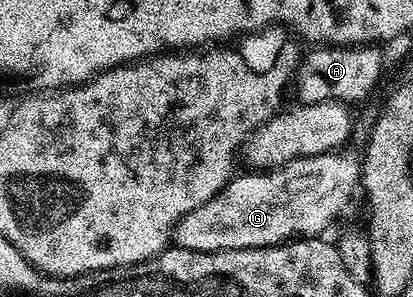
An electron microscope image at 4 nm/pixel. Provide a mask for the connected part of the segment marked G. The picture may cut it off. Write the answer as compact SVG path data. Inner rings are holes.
M345 152L319 154L295 158L275 170L237 173L228 185L218 192L202 208L194 208L179 222L174 231L175 245L183 250L198 252L218 252L238 248L258 248L259 246L278 246L282 242L298 238L314 238L323 235L324 229L343 212L362 182L362 162L359 157Z

